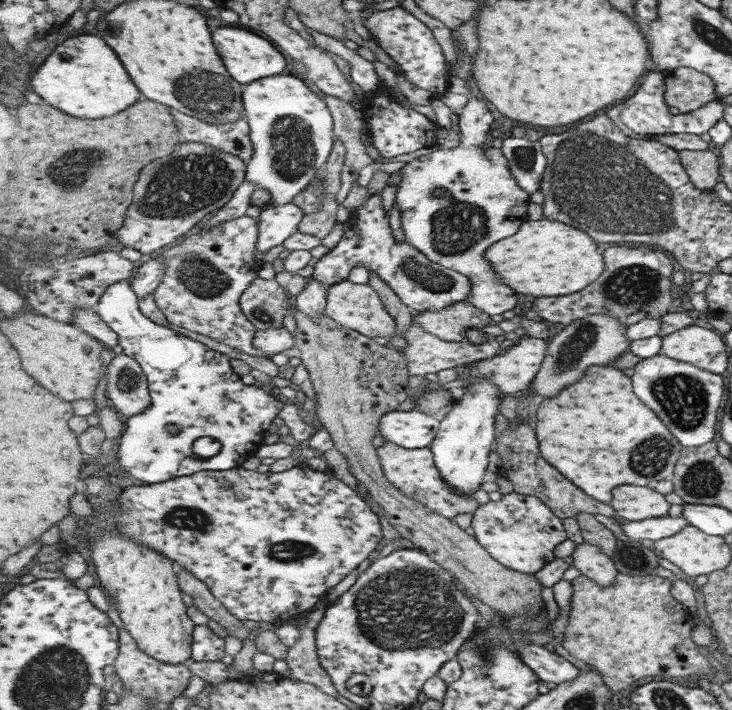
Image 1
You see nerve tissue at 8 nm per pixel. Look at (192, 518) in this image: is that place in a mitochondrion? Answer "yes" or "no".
yes

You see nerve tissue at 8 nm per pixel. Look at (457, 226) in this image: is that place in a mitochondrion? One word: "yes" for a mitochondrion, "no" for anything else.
yes

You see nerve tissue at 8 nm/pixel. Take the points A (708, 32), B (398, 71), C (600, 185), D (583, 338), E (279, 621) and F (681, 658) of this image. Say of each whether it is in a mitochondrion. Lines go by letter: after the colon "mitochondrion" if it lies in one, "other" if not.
A: mitochondrion
B: other
C: mitochondrion
D: mitochondrion
E: other
F: other

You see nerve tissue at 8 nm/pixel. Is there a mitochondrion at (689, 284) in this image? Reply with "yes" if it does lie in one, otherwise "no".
no

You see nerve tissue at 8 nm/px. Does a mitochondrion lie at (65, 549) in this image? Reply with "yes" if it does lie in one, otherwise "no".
no

